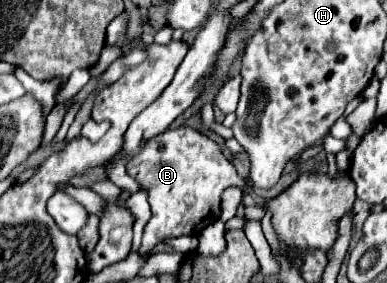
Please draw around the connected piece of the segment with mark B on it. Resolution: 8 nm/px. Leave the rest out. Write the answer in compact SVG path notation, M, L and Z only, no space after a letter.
M189 126L165 130L151 138L139 156L129 158L127 172L147 192L153 212L145 226L143 244L139 248L141 254L149 254L161 236L193 236L201 232L221 216L221 194L231 186L245 186L233 162L225 158L221 146Z

